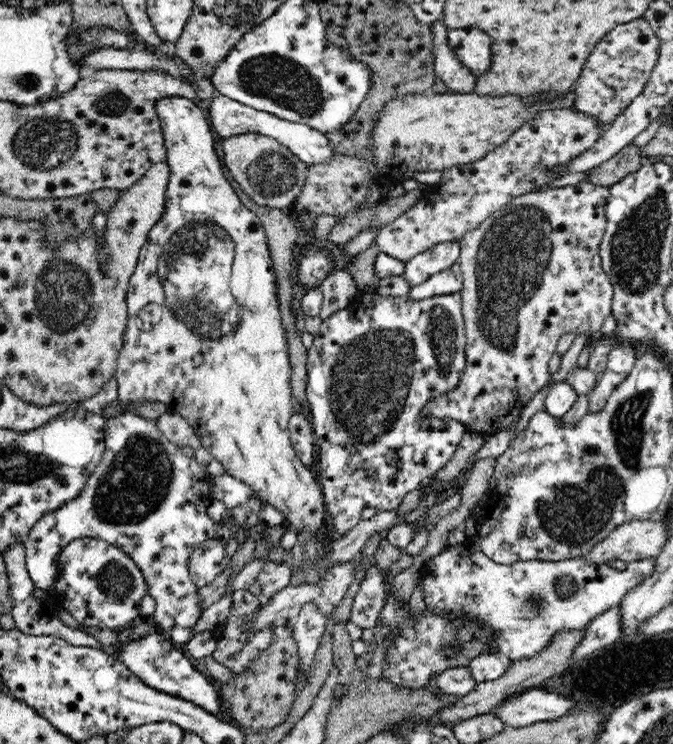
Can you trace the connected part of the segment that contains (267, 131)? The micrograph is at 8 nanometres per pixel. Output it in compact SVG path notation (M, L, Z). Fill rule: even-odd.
M216 92L215 96L211 98L209 113L211 118L209 125L218 141L239 134L262 133L287 146L294 155L302 159L302 162L307 165L328 162L328 160L334 158L334 154L338 153L334 149L332 141L319 130L300 122L290 122L289 120L278 118L275 114L253 109L222 95L222 93Z

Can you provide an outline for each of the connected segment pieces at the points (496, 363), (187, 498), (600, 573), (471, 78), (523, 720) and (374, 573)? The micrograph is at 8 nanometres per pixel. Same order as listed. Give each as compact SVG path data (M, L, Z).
M590 181L513 198L460 240L458 264L463 274L461 303L467 334L466 368L454 389L428 401L425 418L452 418L464 423L467 431L491 437L516 427L522 412L536 392L550 384L548 369L559 338L566 333L591 335L611 314L614 287L604 272L599 253L607 218L605 207L609 187Z
M134 412L110 418L105 428L102 462L94 469L84 490L59 509L45 514L26 537L25 564L37 589L49 589L56 582L60 567L58 558L69 542L76 538L96 538L122 550L142 571L147 594L156 602L153 618L160 630L166 630L175 645L182 648L194 634L194 626L205 608L200 605L199 588L189 573L192 554L204 542L217 536L216 524L208 517L206 508L212 504L211 480L200 464L188 458L181 448L170 443L156 427L153 420L146 420Z
M475 538L456 546L449 545L441 554L430 558L420 570L418 583L421 584L426 609L440 611L444 617L462 615L466 619L478 619L494 637L492 649L515 661L540 653L560 631L586 628L599 614L620 603L629 590L644 582L652 574L654 566L656 559L644 559L628 562L624 570L618 570L609 564L596 564L582 557L558 562L529 560L504 565L485 556Z
M442 18L431 22L431 49L434 57L434 73L450 90L471 93L477 77L460 62L448 45L448 30Z
M535 688L507 699L490 714L505 722L506 726L520 728L562 718L572 710L576 710L576 703L558 694Z
M372 565L361 580L354 597L349 621L358 628L374 628L381 616L381 608L388 592L388 584L382 579L382 569Z

